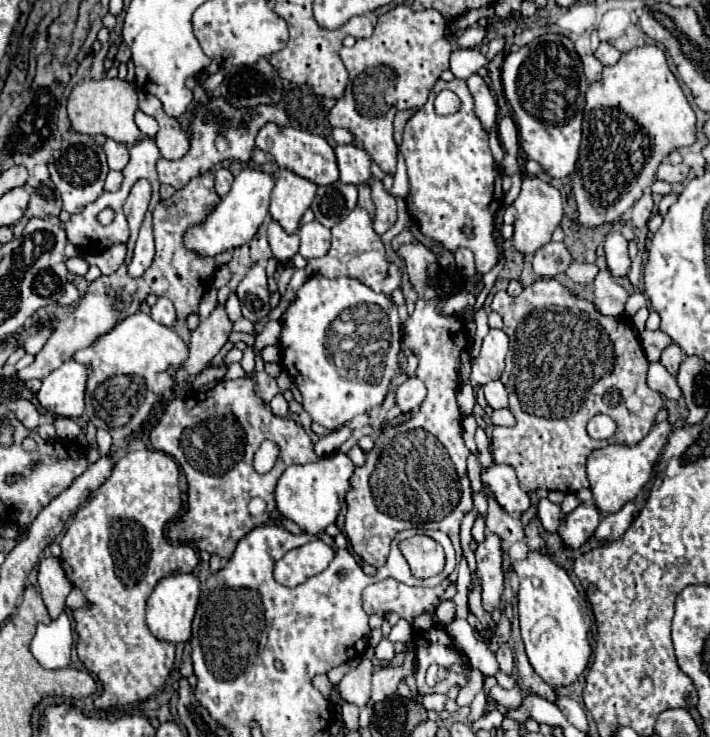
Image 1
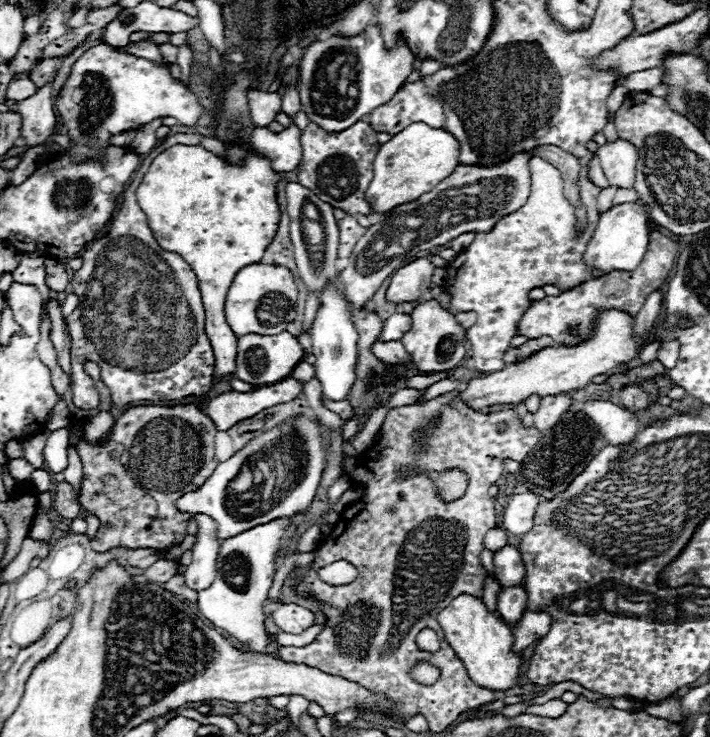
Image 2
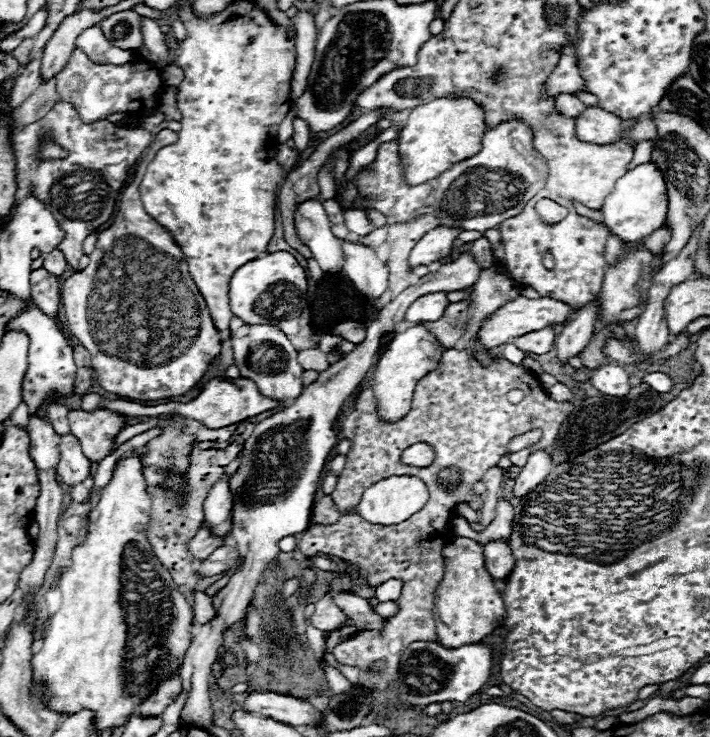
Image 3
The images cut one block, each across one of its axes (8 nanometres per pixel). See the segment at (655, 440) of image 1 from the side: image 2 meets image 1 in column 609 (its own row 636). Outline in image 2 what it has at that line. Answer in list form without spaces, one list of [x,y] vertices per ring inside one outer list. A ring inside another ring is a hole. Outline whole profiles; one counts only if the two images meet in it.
[[[468,594],[458,596],[456,600],[452,600],[452,604],[448,604],[448,608],[444,608],[444,612],[440,612],[438,624],[442,626],[448,644],[464,664],[468,678],[476,686],[500,692],[500,690],[510,690],[518,684],[522,656],[512,652],[514,646],[512,630],[496,614],[490,614],[482,600]]]

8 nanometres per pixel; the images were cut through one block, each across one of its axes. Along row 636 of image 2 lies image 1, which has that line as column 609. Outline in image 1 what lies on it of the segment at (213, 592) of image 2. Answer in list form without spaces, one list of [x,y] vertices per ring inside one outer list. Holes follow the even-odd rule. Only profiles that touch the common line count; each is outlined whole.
[[[614,230],[606,236],[604,248],[606,248],[606,264],[608,264],[608,270],[612,272],[612,276],[616,276],[616,278],[626,276],[626,272],[630,268],[626,238],[618,230]]]

